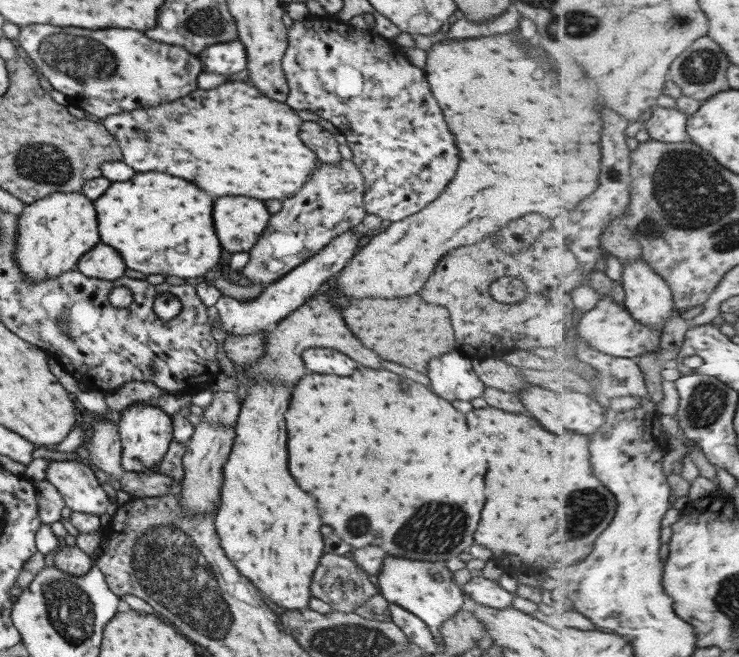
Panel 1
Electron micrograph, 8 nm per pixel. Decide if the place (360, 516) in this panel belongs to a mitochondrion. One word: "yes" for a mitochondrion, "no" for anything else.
yes

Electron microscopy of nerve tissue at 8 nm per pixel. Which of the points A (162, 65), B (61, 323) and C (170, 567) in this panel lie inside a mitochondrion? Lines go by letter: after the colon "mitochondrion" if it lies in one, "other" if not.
A: other
B: mitochondrion
C: mitochondrion

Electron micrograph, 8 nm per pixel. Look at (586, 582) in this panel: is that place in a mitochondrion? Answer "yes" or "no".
no

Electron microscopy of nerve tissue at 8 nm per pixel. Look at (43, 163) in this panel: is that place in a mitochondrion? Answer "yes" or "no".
yes

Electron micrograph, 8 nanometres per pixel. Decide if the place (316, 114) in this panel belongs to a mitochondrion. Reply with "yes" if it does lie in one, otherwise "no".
no

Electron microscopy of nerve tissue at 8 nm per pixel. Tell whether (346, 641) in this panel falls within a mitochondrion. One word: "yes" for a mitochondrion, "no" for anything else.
yes

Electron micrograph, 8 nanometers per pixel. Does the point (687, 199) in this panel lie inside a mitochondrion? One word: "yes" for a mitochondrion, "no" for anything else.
yes

